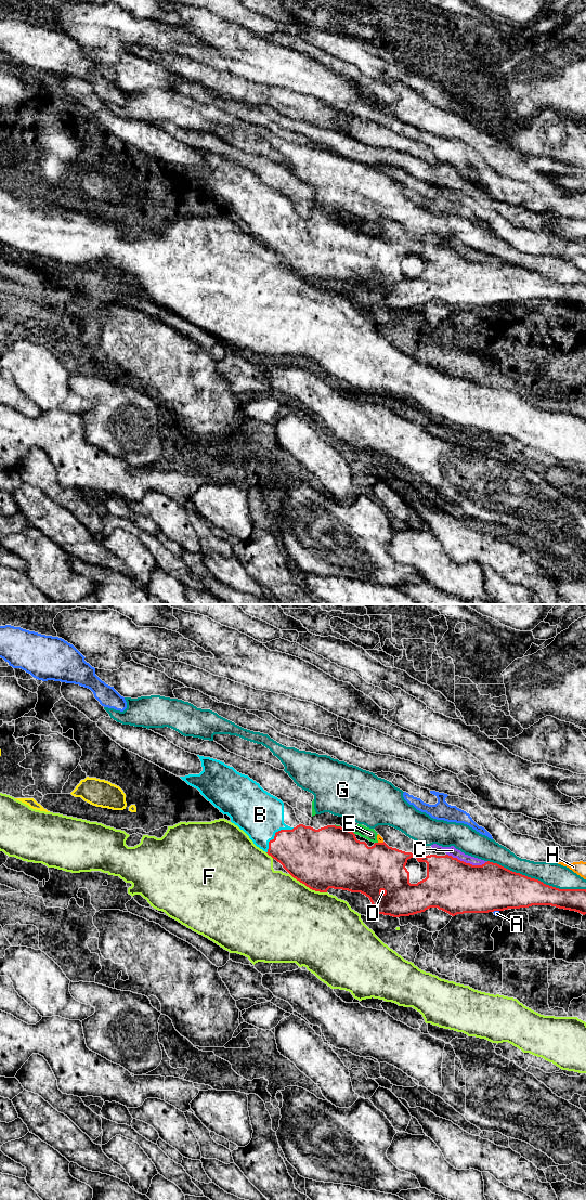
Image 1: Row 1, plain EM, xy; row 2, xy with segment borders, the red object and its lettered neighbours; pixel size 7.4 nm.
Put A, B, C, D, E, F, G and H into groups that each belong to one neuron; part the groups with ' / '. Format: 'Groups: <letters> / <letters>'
Groups: A / B / C / D / E H / F / G

